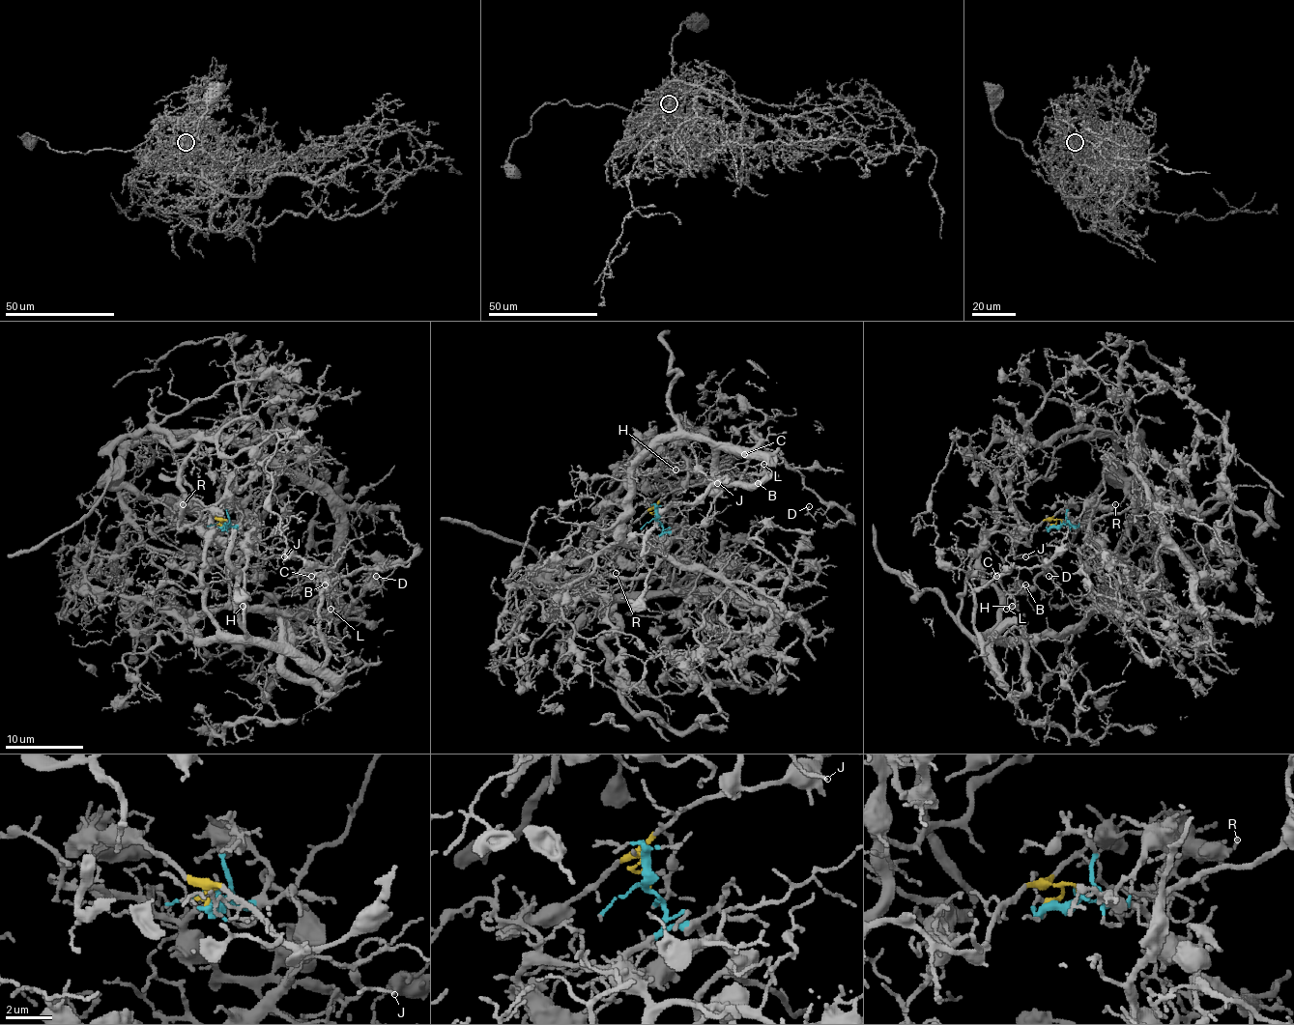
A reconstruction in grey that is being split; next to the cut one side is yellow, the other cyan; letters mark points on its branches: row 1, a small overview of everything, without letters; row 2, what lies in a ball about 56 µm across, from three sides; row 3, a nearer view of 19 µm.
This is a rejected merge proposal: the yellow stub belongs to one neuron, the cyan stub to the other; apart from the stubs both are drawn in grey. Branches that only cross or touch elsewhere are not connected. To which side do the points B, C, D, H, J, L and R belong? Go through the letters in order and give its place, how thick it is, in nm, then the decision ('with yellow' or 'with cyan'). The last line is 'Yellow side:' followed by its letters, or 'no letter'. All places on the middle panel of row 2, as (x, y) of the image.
B: place (758, 483); calibre 170 nm; with yellow
C: place (744, 454); calibre 110 nm; with yellow
D: place (809, 506); calibre 100 nm; with yellow
H: place (675, 469); calibre 120 nm; with yellow
J: place (717, 483); calibre 120 nm; with yellow
L: place (763, 464); calibre 110 nm; with yellow
R: place (616, 573); calibre 100 nm; with cyan
Yellow side: B, C, D, H, J, L

